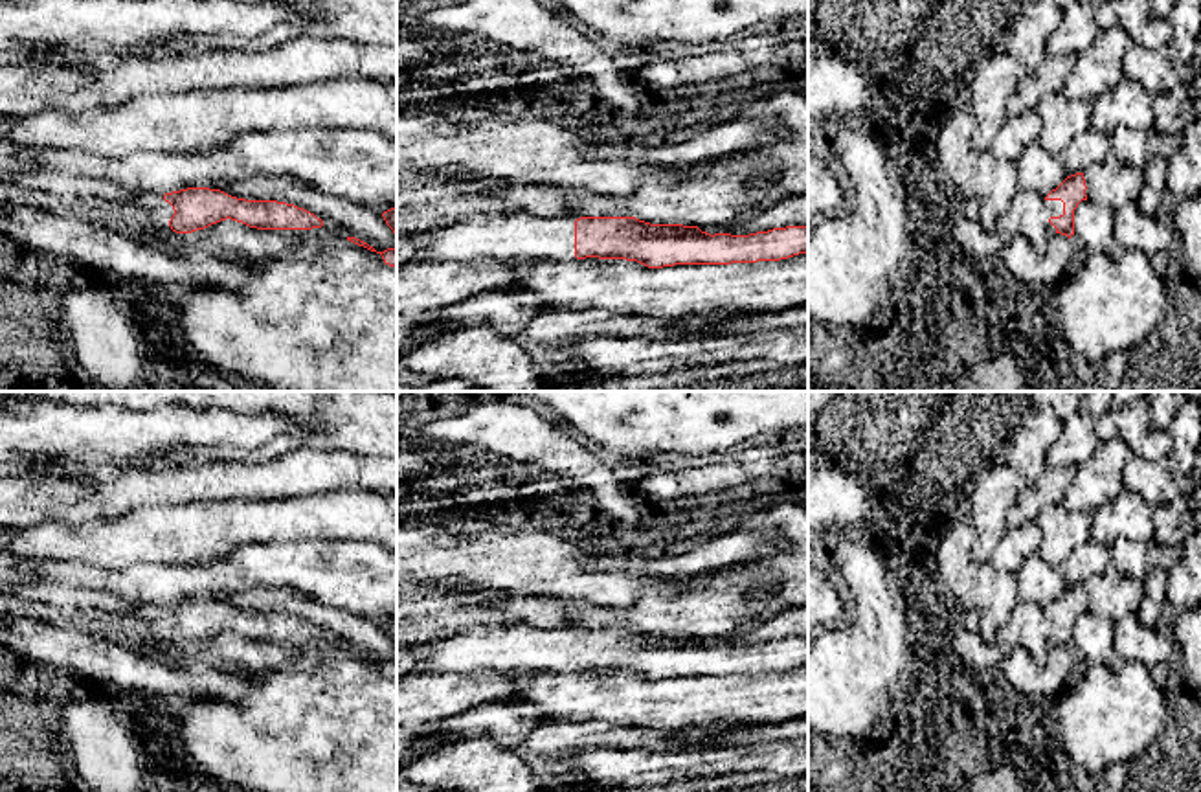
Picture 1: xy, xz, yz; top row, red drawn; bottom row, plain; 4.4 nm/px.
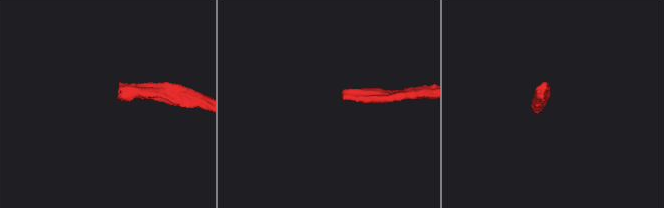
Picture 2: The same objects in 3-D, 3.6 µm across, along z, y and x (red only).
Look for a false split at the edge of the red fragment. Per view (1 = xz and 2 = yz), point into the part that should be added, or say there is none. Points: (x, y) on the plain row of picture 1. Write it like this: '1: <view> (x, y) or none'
1: xz (505, 649)
2: yz (1055, 618)

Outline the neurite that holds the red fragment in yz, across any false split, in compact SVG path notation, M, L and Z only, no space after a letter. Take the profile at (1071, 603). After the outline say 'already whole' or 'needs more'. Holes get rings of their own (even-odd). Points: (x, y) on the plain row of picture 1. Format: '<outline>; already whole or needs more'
M1083 584L1067 588L1056 601L1045 608L1049 619L1049 641L1052 645L1074 647L1074 621L1087 612L1087 597Z; needs more

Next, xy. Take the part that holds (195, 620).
M0 583L0 594L15 594L42 606L55 606L64 617L130 617L143 625L173 619L169 638L176 645L204 641L231 630L257 641L312 641L323 632L294 616L246 612L220 601L187 599L173 605L130 603L112 594L95 594L64 583Z; needs more

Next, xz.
M527 625L485 627L454 630L428 643L397 647L397 684L410 676L474 673L555 671L575 673L586 669L637 673L648 680L674 676L731 676L780 673L808 665L808 638L786 638L749 647L707 645L698 638L650 636L635 628L580 628L542 630Z; needs more

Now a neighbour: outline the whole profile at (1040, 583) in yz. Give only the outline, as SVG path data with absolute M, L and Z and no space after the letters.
M1032 555L1014 573L1017 583L1017 601L1034 603L1047 608L1069 586L1061 566L1045 562L1039 555Z

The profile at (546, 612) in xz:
M551 595L494 597L492 605L527 627L542 630L580 630L582 627L567 616L566 605Z

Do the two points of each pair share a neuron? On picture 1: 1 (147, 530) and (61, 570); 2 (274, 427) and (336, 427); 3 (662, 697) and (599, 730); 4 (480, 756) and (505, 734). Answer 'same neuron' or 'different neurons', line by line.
1: different neurons
2: different neurons
3: different neurons
4: different neurons

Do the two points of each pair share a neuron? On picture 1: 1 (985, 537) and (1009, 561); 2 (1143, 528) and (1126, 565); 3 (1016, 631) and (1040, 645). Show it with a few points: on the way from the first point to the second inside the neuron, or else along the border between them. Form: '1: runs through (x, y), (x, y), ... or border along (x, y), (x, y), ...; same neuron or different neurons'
1: border along (1007, 528), (988, 561); different neurons
2: border along (1152, 539), (1130, 541), (1117, 537), (1108, 546); different neurons
3: runs through (1021, 631), (1034, 640); same neuron

